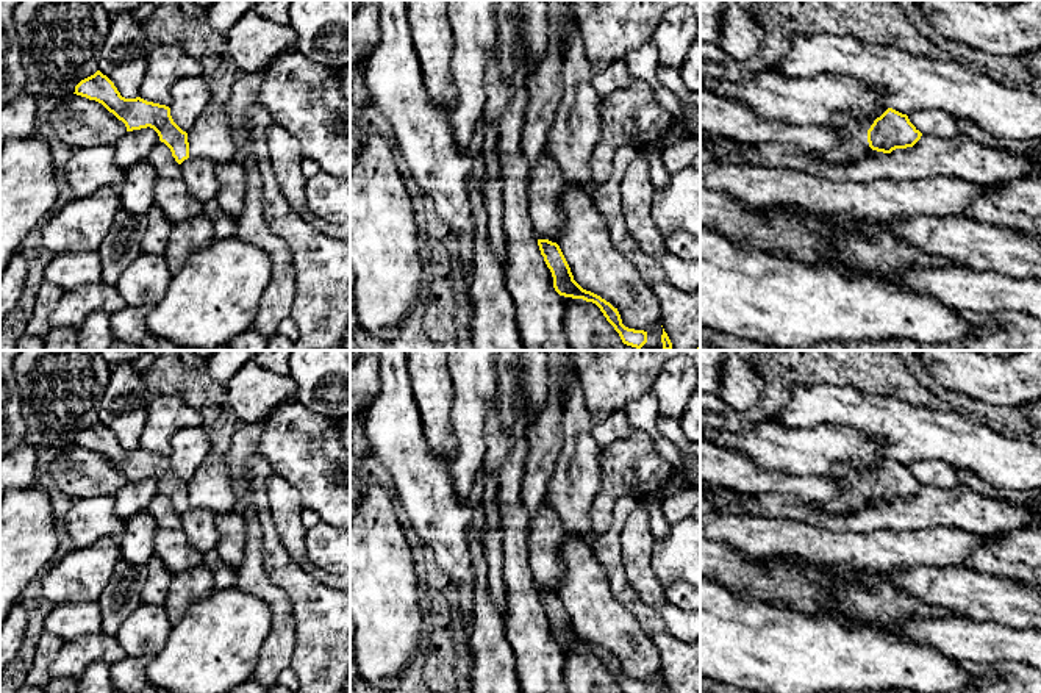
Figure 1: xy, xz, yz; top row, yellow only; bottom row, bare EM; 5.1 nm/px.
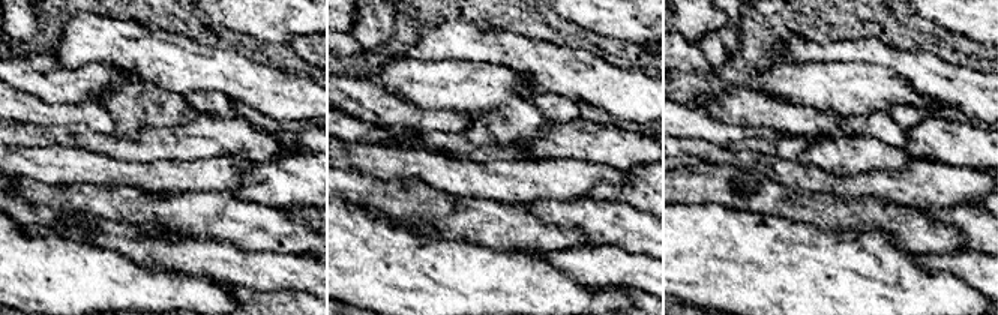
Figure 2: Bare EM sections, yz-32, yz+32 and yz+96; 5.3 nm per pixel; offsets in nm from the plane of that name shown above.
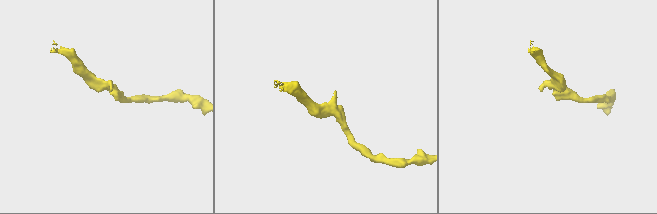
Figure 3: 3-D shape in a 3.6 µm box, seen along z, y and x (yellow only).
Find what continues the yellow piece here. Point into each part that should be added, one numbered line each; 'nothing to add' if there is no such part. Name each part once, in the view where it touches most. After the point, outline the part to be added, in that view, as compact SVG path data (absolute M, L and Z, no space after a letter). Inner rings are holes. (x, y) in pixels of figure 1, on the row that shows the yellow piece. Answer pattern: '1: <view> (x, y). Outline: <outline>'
1: yz (854, 144). Outline: M847 122L839 131L839 144L827 152L810 152L811 156L828 164L849 166L857 163L869 150L868 130L855 122Z

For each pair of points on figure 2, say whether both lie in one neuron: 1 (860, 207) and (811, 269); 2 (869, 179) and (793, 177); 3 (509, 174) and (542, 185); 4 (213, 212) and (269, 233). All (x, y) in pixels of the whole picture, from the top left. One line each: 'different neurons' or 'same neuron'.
1: different neurons
2: same neuron
3: same neuron
4: same neuron

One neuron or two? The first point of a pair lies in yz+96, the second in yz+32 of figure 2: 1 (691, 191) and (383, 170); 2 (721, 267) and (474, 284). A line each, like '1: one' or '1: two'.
1: two
2: one

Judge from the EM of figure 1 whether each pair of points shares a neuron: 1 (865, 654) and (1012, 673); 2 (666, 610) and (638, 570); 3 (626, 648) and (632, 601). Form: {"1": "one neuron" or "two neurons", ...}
{"1": "two neurons", "2": "one neuron", "3": "two neurons"}

